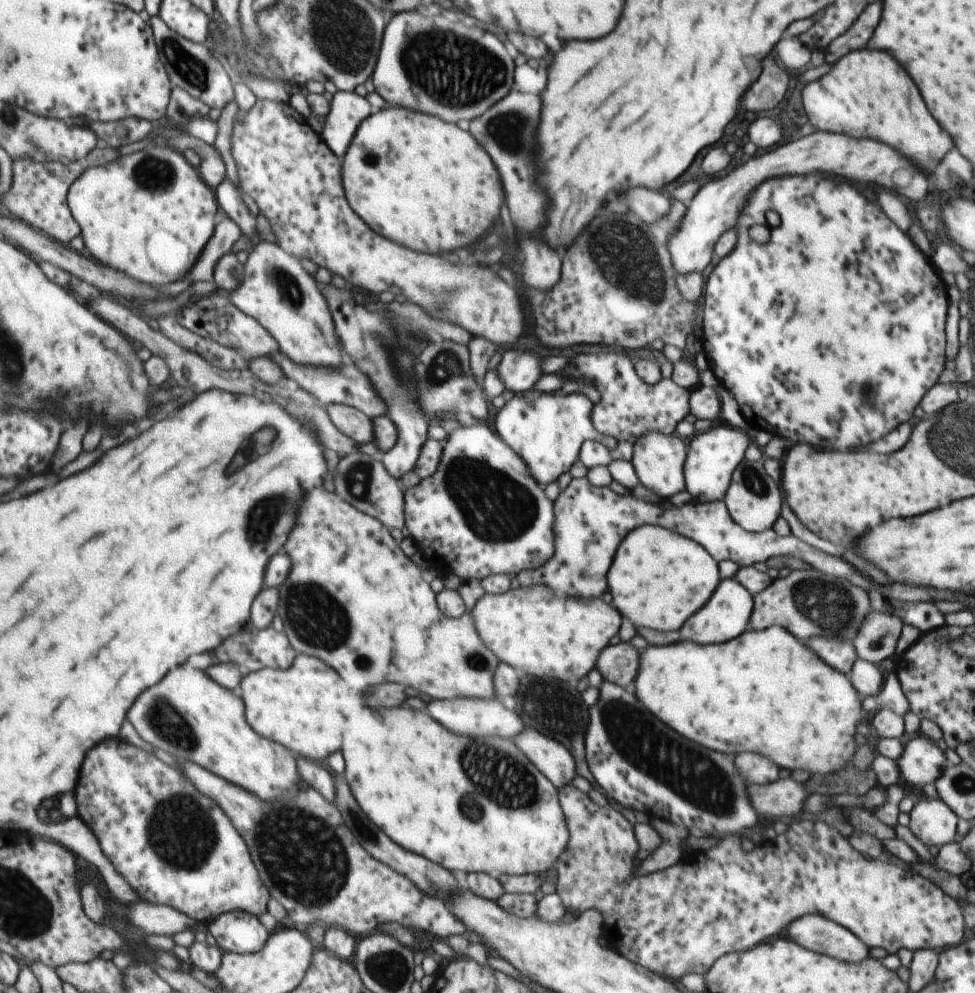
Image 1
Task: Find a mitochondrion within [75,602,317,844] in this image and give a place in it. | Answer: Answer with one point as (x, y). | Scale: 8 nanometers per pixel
(165, 723)

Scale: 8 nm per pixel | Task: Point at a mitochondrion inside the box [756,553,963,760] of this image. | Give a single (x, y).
(838, 605)

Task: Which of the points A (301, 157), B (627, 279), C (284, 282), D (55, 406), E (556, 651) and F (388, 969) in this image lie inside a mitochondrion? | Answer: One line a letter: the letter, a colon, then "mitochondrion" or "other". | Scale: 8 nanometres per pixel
A: other
B: mitochondrion
C: mitochondrion
D: other
E: other
F: mitochondrion

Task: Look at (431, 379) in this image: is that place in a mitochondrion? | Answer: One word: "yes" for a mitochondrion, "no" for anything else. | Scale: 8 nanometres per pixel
yes

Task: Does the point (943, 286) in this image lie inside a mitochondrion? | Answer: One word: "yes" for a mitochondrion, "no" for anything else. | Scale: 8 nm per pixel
no

